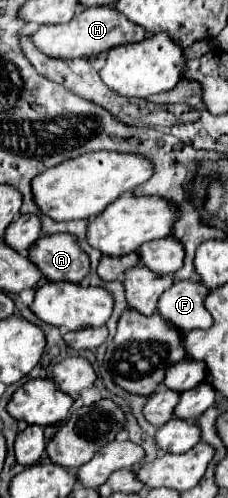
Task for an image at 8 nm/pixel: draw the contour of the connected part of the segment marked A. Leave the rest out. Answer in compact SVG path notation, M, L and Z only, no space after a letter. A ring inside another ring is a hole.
M69 233L39 237L29 247L29 259L49 281L79 283L89 275L89 255L81 249L77 237Z

